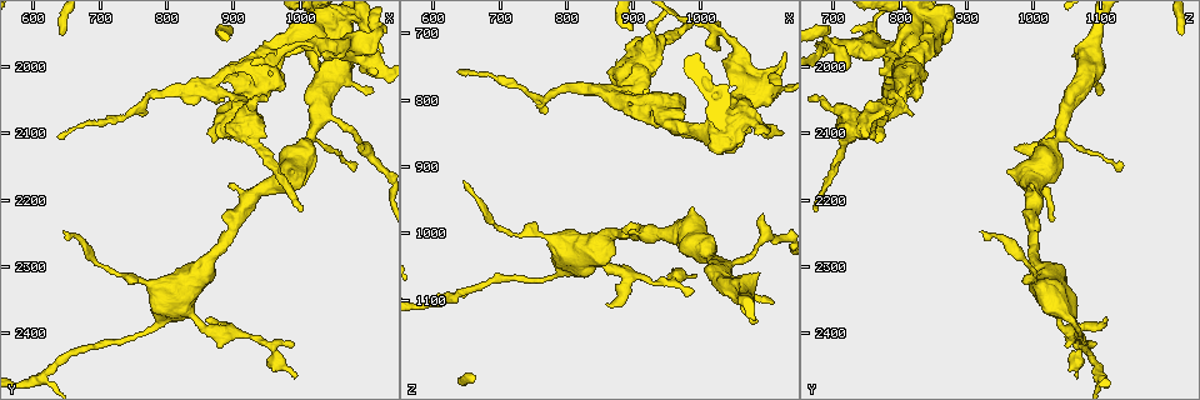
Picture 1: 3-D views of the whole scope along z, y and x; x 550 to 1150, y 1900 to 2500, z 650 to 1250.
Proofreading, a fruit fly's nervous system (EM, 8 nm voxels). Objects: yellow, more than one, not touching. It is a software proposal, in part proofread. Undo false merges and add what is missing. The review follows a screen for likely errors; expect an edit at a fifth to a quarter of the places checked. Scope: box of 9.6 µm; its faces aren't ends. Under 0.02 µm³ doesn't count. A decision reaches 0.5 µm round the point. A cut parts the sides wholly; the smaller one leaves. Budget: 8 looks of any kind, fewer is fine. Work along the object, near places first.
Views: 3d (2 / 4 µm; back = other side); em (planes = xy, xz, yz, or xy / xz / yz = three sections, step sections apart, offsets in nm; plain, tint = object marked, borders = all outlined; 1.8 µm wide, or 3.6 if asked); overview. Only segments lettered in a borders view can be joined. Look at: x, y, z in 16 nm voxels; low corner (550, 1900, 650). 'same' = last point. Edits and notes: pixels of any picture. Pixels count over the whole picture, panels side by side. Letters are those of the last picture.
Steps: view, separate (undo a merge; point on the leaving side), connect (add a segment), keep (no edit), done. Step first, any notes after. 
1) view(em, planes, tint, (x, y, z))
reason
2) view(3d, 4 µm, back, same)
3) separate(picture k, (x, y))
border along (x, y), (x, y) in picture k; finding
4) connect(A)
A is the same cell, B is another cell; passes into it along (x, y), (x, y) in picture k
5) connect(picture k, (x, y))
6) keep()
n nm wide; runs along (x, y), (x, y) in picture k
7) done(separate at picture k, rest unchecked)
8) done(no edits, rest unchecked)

view(3d, 2 µm, (1080, 1975, 790))
a fork

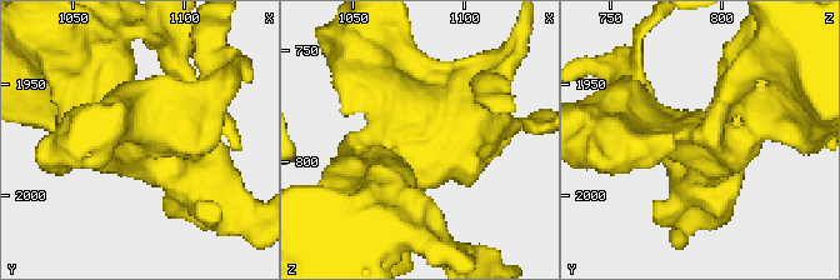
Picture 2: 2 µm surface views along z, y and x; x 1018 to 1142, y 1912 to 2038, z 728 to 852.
view(em, planes, borders, (1080, 1973, 789))
4 arms

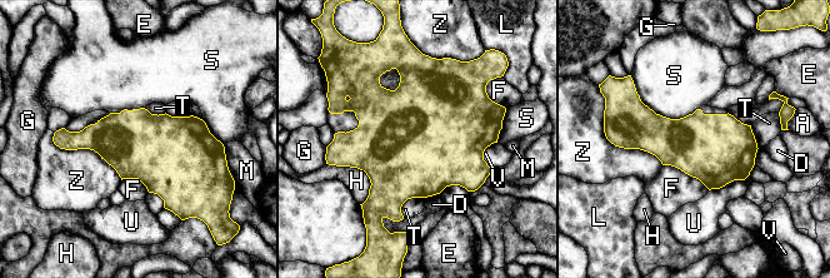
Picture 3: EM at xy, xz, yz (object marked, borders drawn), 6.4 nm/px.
keep()
Z touches over 550 nm; A, D, E, F, G, H, L, M, S, T, U, V and Z are other cells; border along (633, 82), (656, 113), (698, 109) in picture 3; all the same cell

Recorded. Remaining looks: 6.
view(em, planes, borders, (860, 2025, 800))

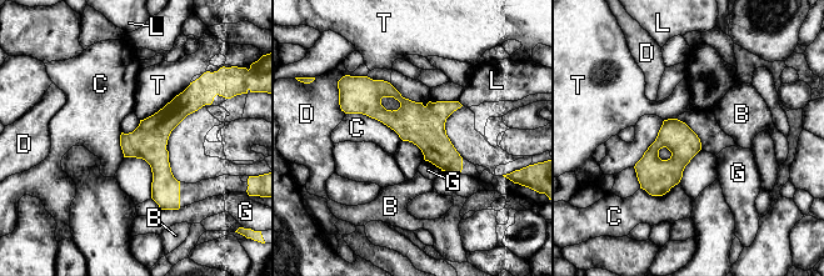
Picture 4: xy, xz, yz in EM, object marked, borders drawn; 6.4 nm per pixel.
keep()
B, C, D, G, L and T are other cells; runs along (349, 99), (410, 121), (458, 169) in picture 4; one cell here

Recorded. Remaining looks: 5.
view(em, yz, step 16, tint, (805, 2365, 1040))

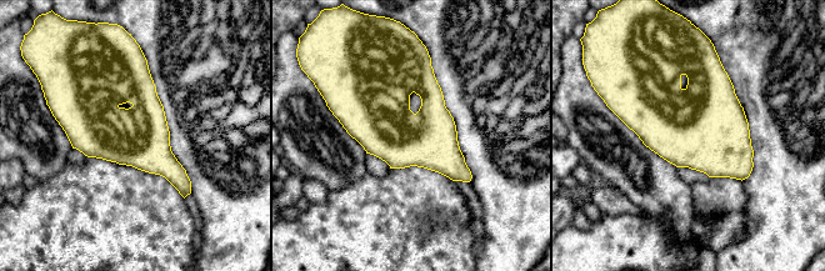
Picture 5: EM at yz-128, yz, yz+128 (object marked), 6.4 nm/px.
view(em, planes, borders, same)
cut it another way

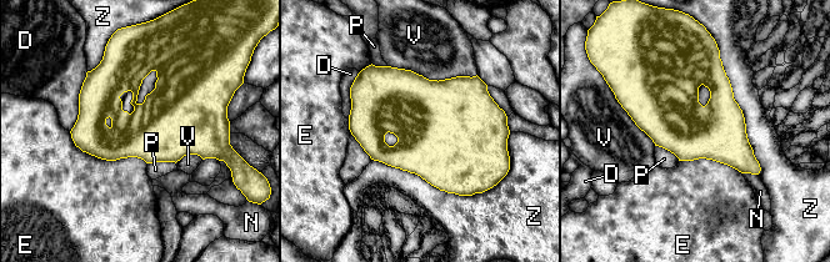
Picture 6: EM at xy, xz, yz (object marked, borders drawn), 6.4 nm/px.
keep()
380 nm wide; Z touches over 850 nm; D, E, N, P, V and Z are other cells; continuous, no second cell

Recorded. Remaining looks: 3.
done(no edits, rest unchecked)

